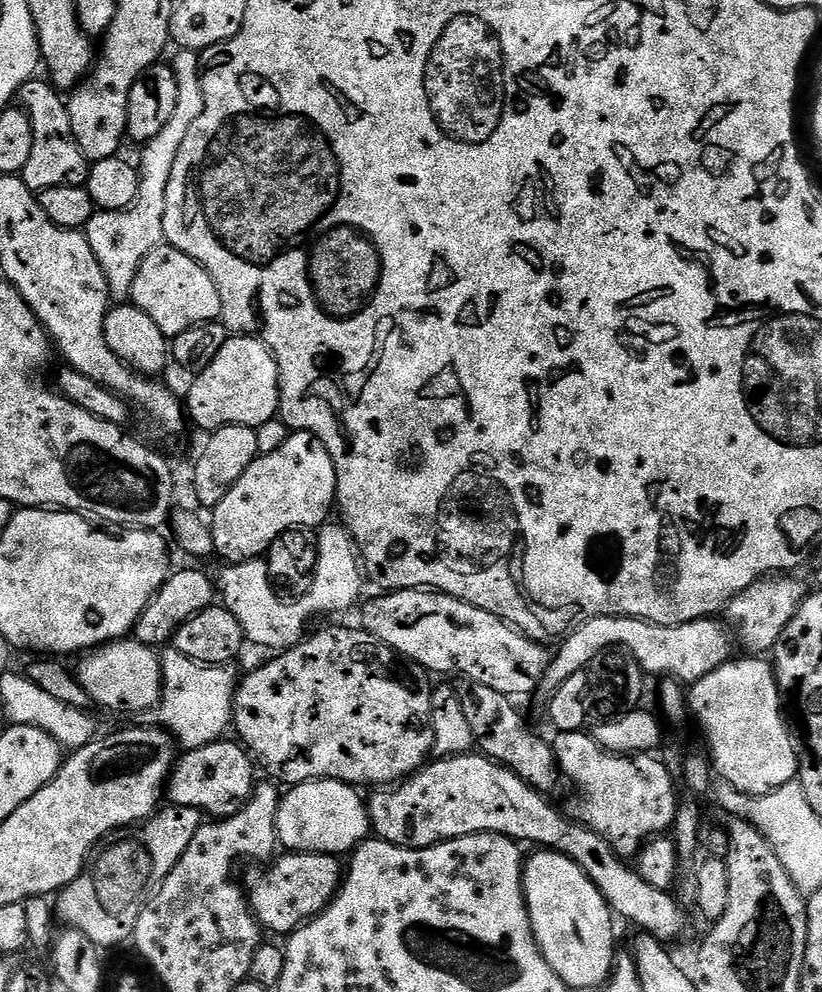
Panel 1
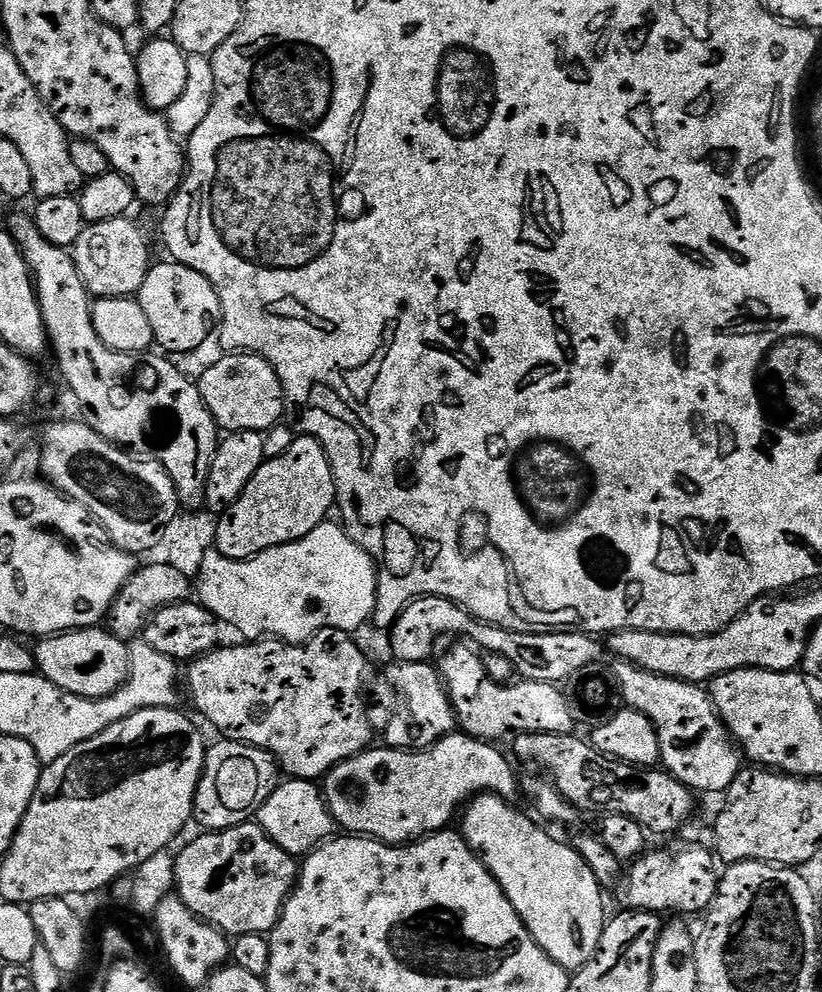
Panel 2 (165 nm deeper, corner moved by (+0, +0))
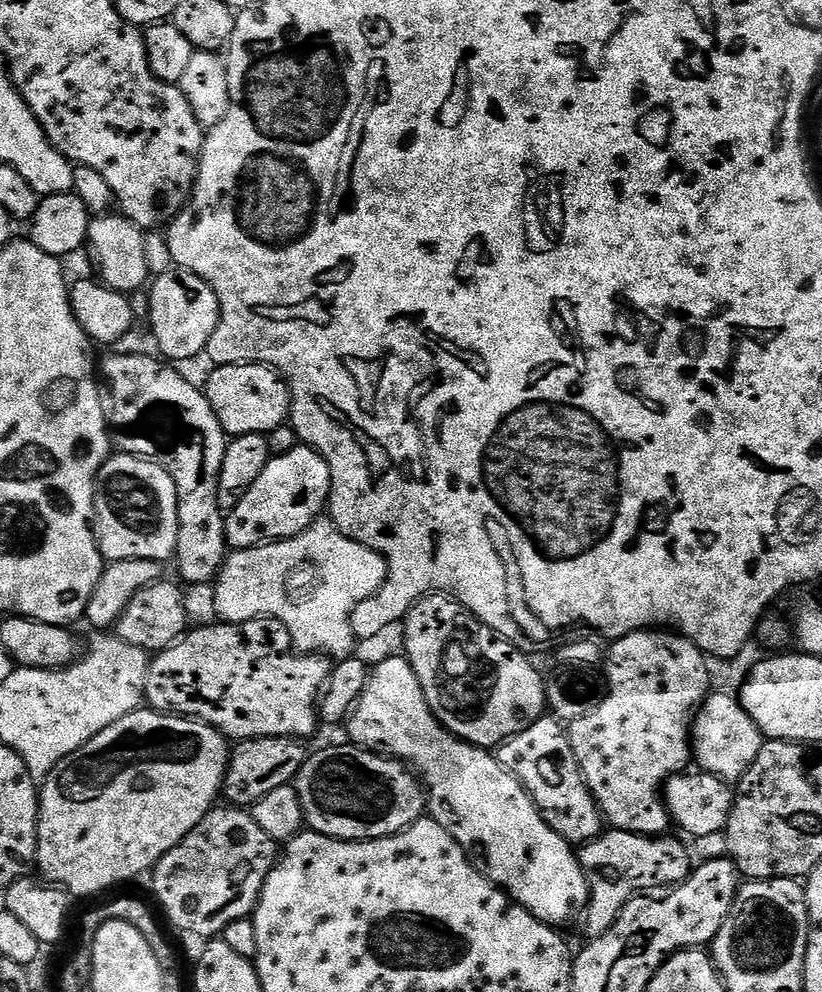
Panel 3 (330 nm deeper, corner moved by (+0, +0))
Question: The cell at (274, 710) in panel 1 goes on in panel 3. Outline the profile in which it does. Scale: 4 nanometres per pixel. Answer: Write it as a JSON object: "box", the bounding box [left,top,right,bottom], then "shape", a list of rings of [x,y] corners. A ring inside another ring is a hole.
{"box":[145,618,333,742],"shape":[[[259,618],[241,624],[215,623],[205,628],[193,627],[149,663],[145,701],[158,712],[171,709],[173,713],[203,720],[205,724],[217,728],[224,737],[236,742],[256,740],[259,736],[305,738],[314,735],[318,725],[318,701],[322,689],[333,675],[333,661],[324,654],[284,656],[286,629],[277,620]]]}

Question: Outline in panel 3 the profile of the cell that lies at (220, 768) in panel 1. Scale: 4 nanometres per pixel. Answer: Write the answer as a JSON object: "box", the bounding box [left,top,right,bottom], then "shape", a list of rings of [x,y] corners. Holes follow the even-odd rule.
{"box":[222,736,306,806],"shape":[[[259,736],[256,740],[239,741],[231,749],[224,775],[222,796],[229,805],[251,806],[266,798],[270,790],[292,784],[306,759],[299,739],[290,736]]]}

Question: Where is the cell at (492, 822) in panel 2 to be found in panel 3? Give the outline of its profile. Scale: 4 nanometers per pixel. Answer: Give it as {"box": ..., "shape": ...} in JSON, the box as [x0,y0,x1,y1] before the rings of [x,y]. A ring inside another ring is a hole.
{"box":[347,655,588,926],"shape":[[[403,655],[386,657],[373,670],[372,677],[363,681],[360,698],[347,717],[347,724],[347,739],[351,743],[379,756],[401,761],[414,769],[426,789],[427,815],[464,847],[497,888],[503,888],[515,903],[534,914],[536,920],[561,926],[588,903],[588,883],[573,845],[550,830],[536,809],[536,803],[528,797],[528,791],[497,762],[489,749],[478,748],[453,736],[437,720],[418,682],[418,674],[414,674],[412,664]]]}

